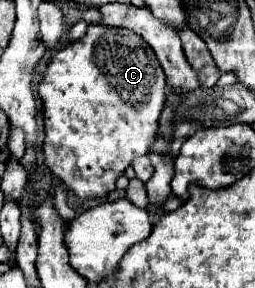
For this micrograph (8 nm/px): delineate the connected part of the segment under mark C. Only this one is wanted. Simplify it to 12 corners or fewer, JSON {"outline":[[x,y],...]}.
{"outline":[[88,25],[38,83],[44,161],[106,197],[148,155],[166,75]]}

